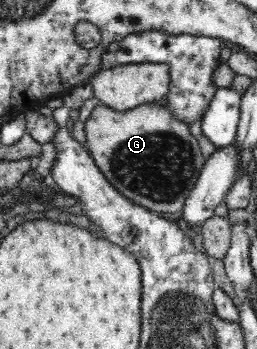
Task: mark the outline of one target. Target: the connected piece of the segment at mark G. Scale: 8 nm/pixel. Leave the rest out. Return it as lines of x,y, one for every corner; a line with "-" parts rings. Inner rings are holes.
161,102
139,105
126,111
116,111
111,107
98,105
83,122
85,143
82,144
92,156
95,166
122,197
164,217
181,212
204,167
205,159
199,141
190,134
189,128
185,123
178,123
173,119

